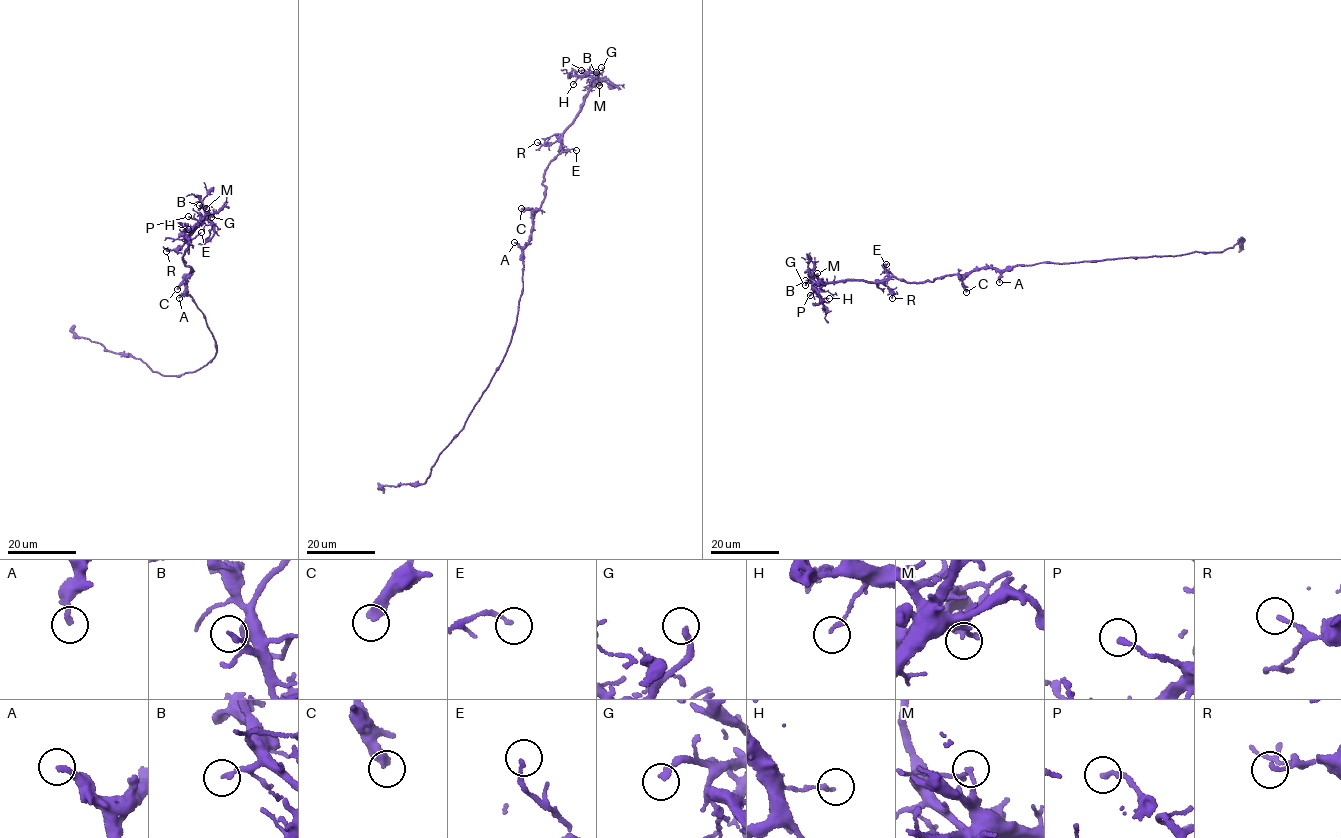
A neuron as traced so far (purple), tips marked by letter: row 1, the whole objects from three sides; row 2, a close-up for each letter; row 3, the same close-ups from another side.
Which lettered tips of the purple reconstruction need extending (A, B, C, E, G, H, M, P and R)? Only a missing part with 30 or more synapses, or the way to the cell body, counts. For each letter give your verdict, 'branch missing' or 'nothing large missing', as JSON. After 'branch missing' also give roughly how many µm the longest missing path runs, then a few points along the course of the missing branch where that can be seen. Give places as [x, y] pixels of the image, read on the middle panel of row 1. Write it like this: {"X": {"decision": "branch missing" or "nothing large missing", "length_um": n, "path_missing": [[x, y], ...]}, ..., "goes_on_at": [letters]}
{"A": {"decision": "nothing large missing"}, "B": {"decision": "nothing large missing"}, "C": {"decision": "nothing large missing"}, "E": {"decision": "nothing large missing"}, "G": {"decision": "branch missing", "length_um": 60, "path_missing": [[601, 67], [600, 62], [570, 39], [569, 33], [508, 11], [499, 3]]}, "H": {"decision": "nothing large missing"}, "M": {"decision": "nothing large missing"}, "P": {"decision": "nothing large missing"}, "R": {"decision": "nothing large missing"}, "goes_on_at": ["G"]}

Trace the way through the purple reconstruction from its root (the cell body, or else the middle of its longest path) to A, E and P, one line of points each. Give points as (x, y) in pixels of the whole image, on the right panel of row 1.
A: (1063, 264), (1044, 262), (1006, 268), (999, 282)
E: (1063, 264), (1044, 262), (1001, 270), (982, 268), (920, 283), (897, 279), (886, 270), (886, 264)
P: (1063, 264), (982, 268), (920, 283), (892, 277), (875, 282), (825, 282), (810, 295)

